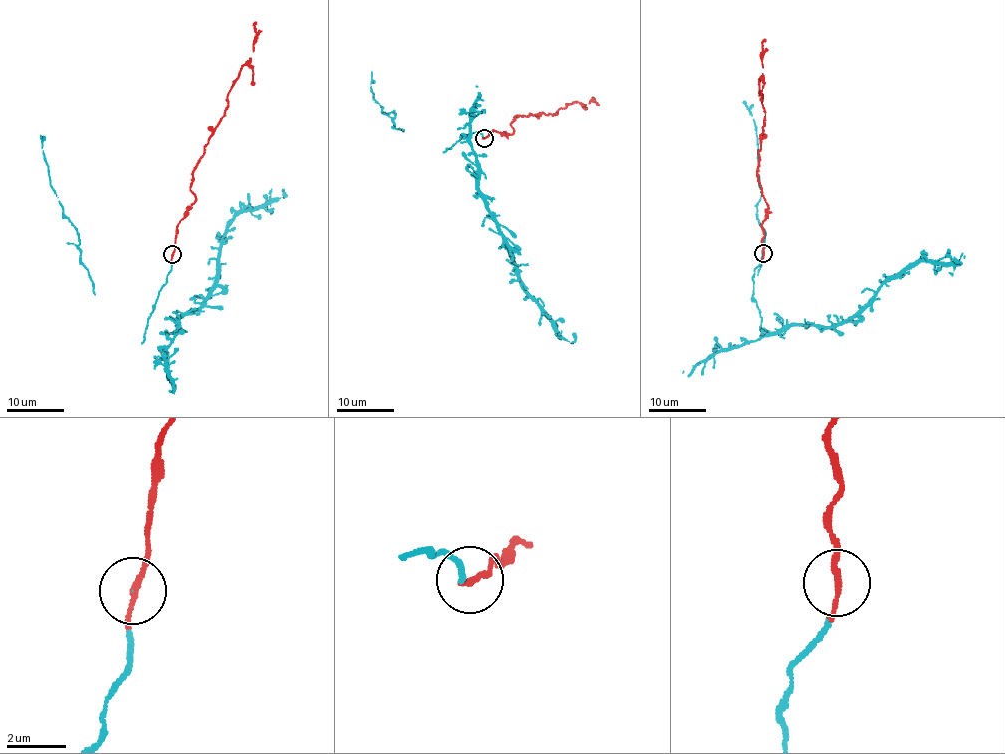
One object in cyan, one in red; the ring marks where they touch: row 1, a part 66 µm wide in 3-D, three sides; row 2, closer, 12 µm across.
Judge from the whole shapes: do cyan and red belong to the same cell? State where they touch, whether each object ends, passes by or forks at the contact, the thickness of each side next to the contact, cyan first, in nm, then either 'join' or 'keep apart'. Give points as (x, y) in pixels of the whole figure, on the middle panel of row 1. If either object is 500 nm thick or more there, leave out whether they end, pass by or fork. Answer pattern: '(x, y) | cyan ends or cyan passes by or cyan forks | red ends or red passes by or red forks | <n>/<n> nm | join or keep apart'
(484, 138) | cyan ends | red passes by | 20/170 nm | join

